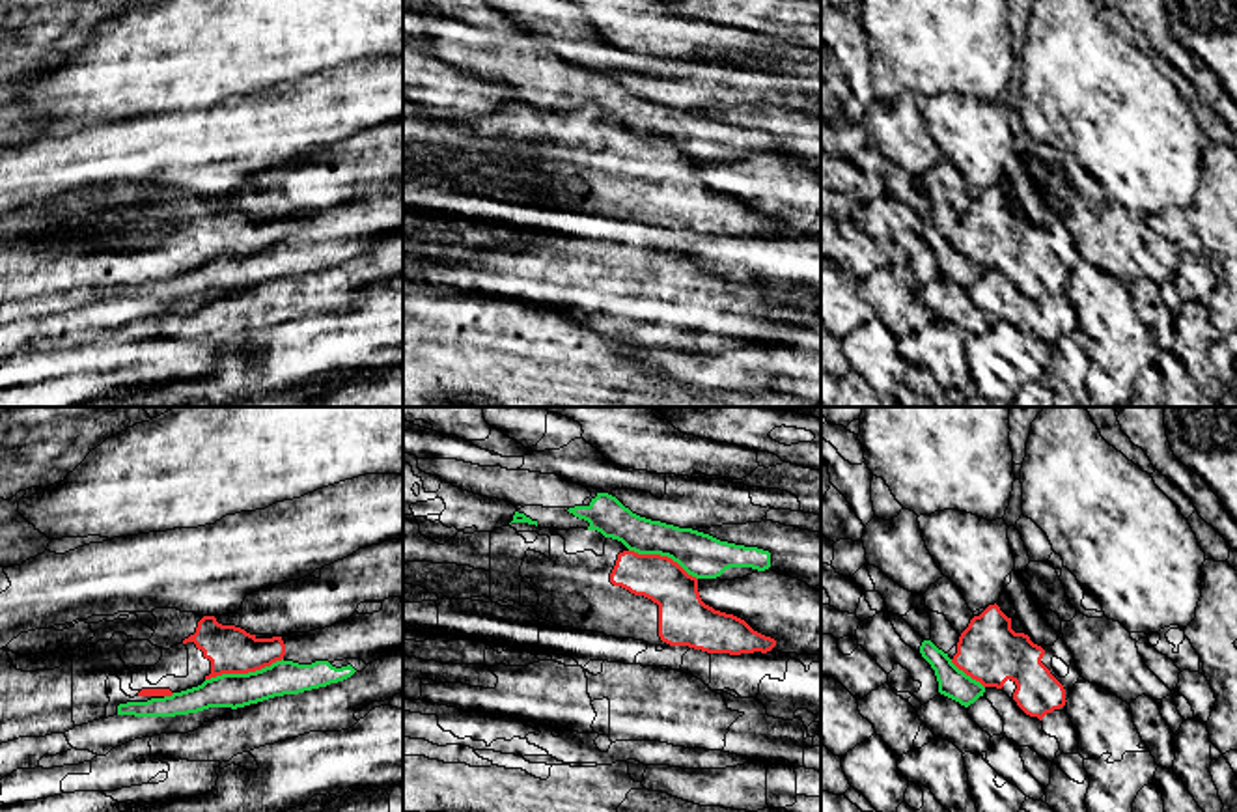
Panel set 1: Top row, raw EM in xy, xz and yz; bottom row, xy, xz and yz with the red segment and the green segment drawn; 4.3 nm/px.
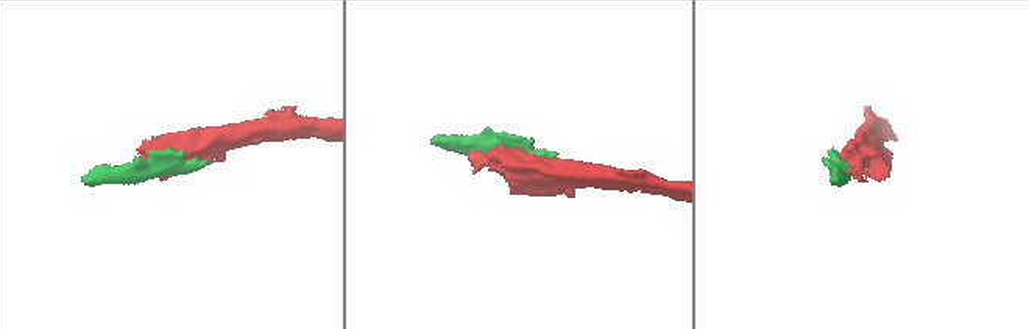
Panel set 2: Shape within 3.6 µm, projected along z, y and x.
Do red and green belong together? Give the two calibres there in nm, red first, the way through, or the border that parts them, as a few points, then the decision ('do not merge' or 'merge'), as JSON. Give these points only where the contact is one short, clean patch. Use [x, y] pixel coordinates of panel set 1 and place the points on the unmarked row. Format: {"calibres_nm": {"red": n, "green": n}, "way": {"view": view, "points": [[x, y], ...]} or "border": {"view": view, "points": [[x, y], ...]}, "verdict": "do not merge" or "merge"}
{"calibres_nm": {"red": 200, "green": 150}, "border": {"view": "xy", "points": [[282, 239], [254, 252], [222, 254], [206, 262]]}, "verdict": "do not merge"}

